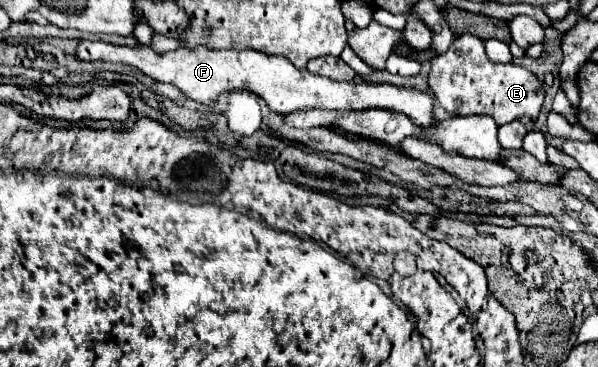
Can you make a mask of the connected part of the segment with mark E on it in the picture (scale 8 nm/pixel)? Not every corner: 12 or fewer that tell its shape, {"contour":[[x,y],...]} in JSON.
{"contour":[[457,36],[431,60],[429,90],[451,116],[501,126],[539,116],[545,84]]}

